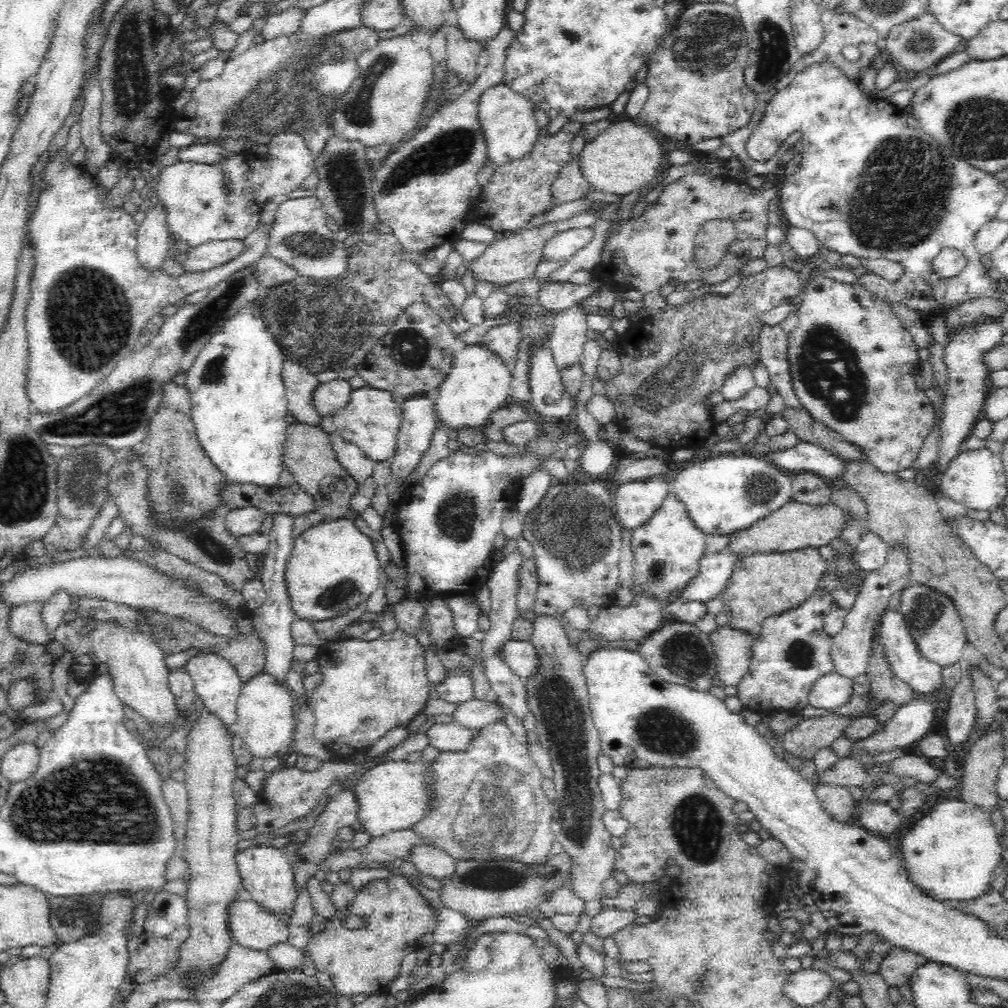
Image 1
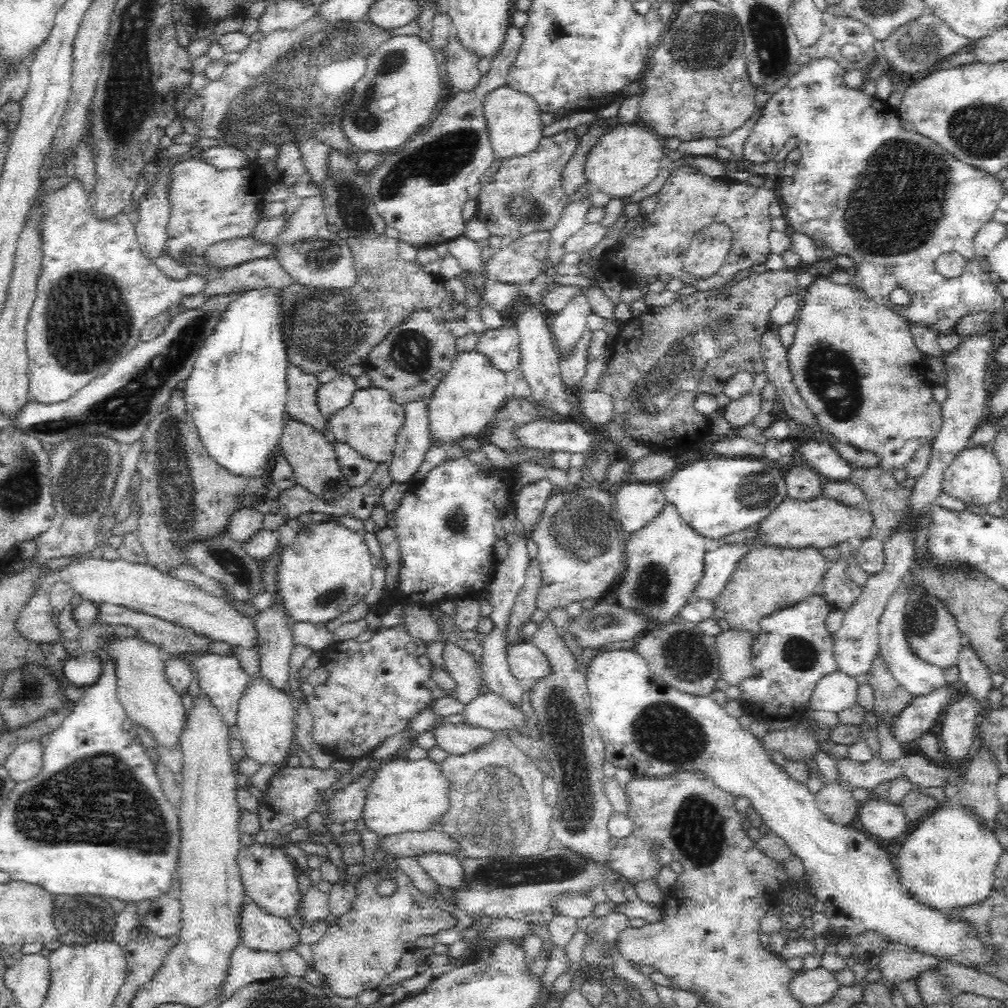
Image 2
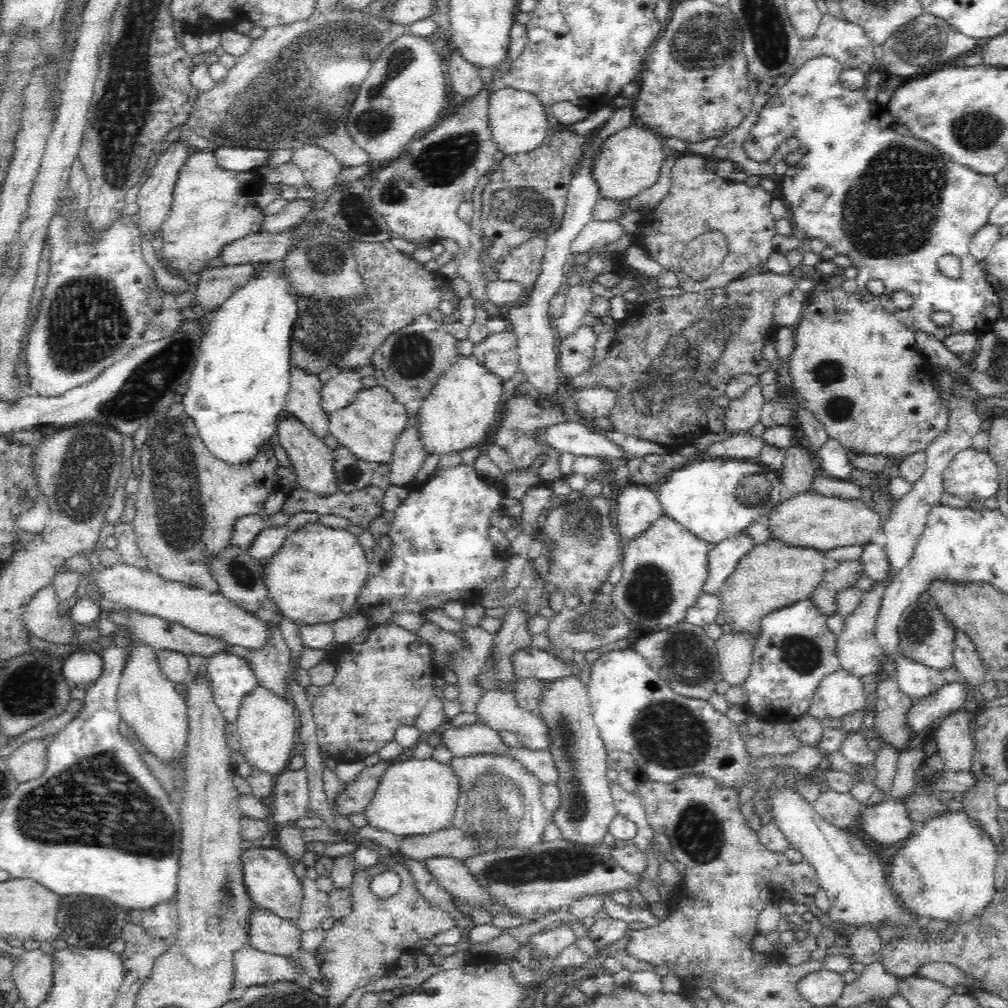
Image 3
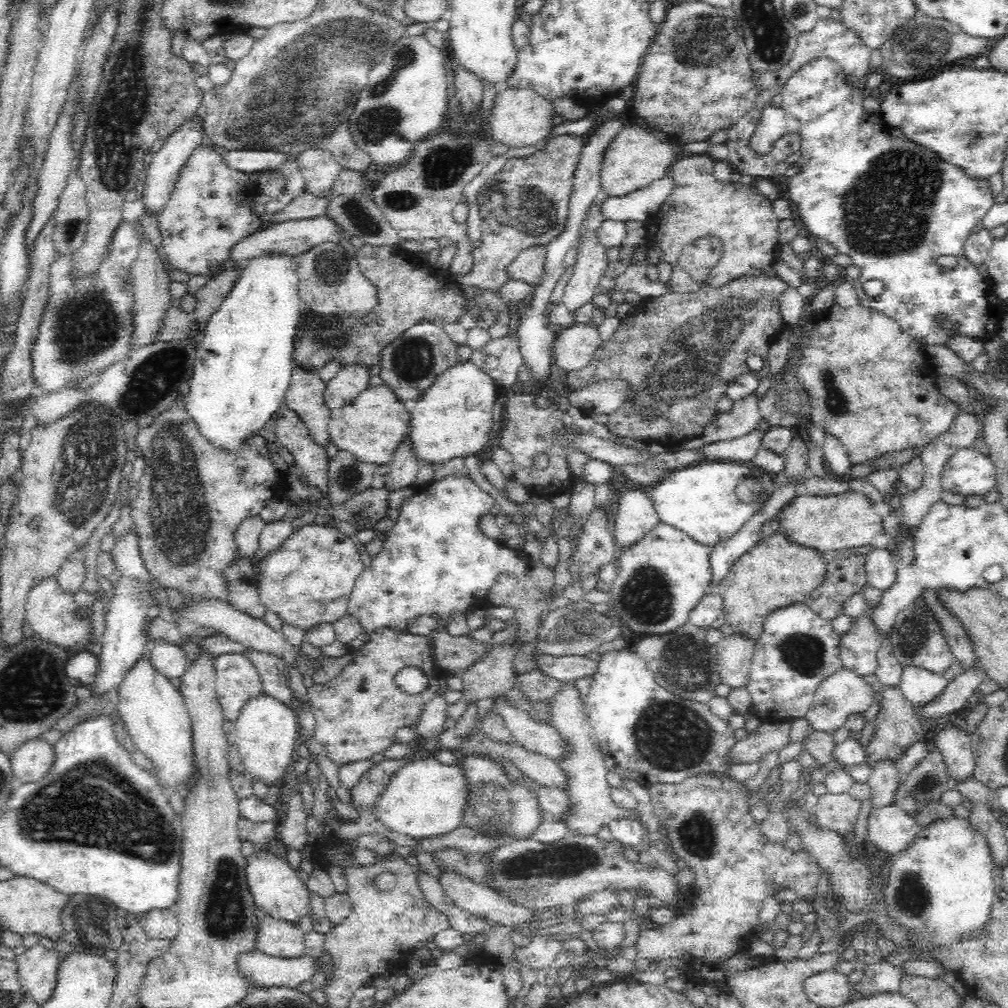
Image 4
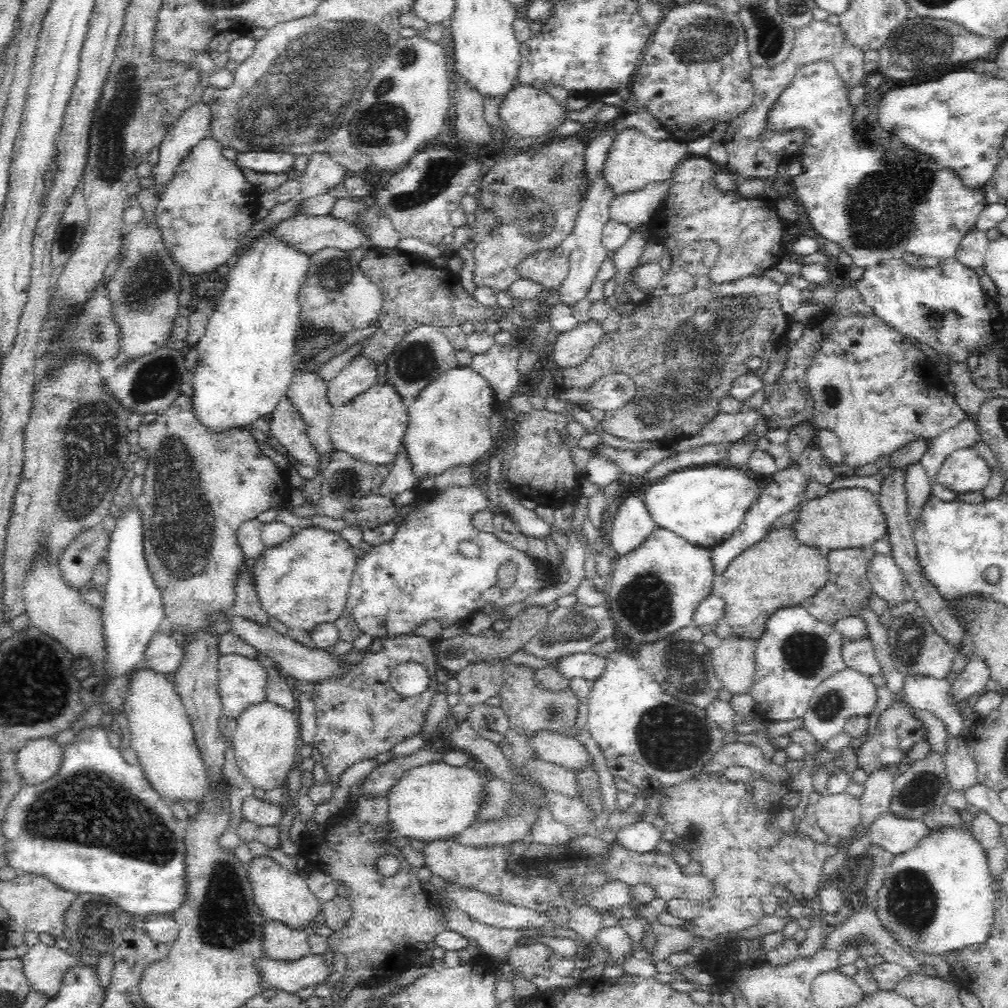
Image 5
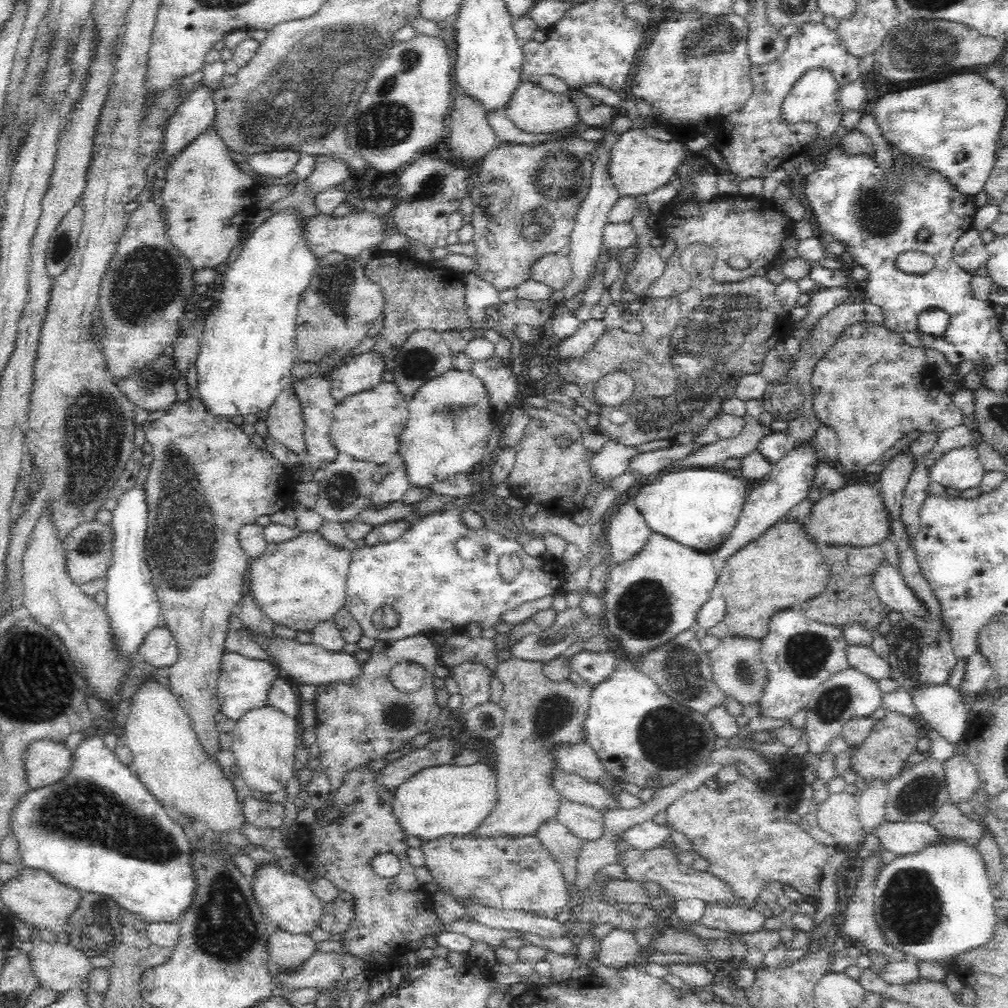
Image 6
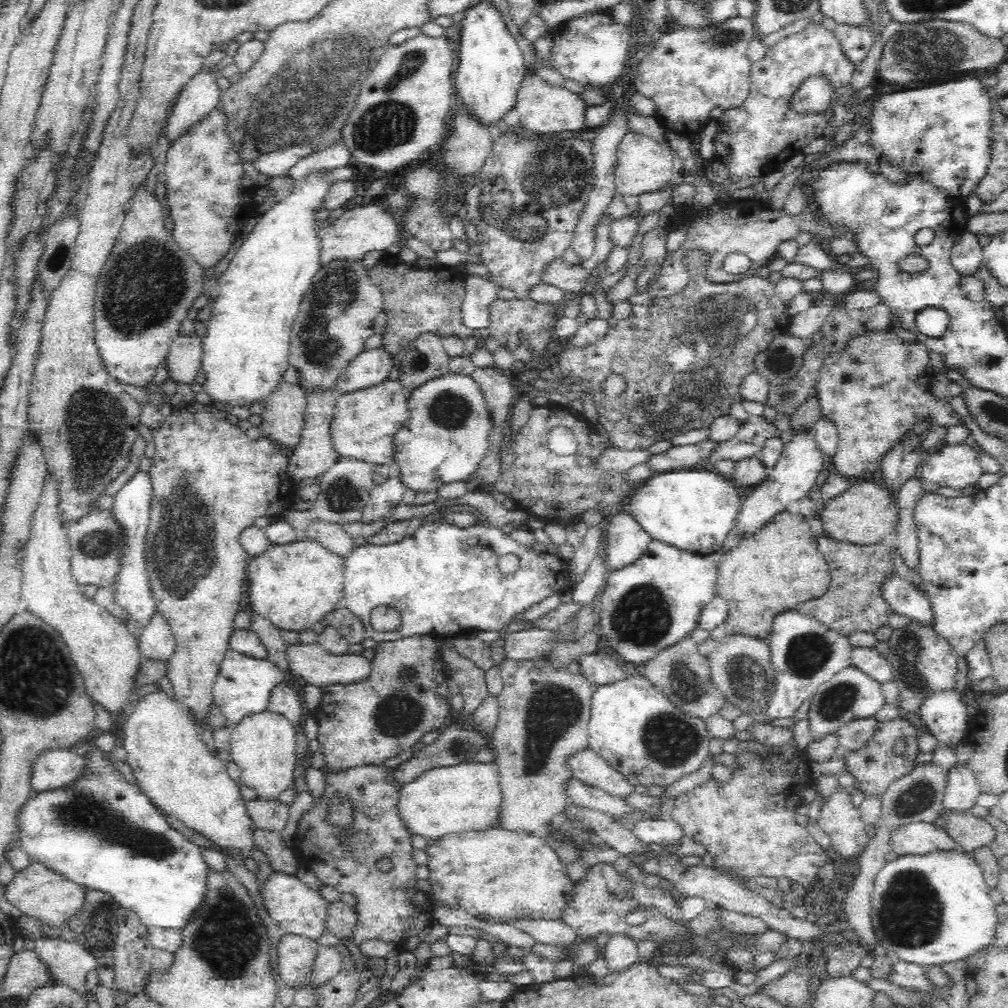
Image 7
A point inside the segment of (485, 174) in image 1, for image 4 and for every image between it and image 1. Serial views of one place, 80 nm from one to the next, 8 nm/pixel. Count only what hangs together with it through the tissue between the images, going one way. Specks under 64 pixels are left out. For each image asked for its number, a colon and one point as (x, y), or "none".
2: (513, 118)
3: (518, 122)
4: (520, 117)

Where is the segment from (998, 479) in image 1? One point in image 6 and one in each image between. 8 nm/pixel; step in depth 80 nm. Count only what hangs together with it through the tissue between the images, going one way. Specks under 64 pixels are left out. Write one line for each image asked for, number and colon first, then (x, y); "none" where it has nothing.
2: (974, 476)
3: (972, 475)
4: (967, 472)
5: (963, 470)
6: (959, 468)

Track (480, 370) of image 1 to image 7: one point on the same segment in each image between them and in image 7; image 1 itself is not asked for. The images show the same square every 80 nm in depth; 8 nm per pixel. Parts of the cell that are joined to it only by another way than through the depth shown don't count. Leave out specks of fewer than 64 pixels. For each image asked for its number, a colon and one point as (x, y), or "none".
2: (465, 401)
3: (456, 415)
4: (452, 419)
5: (449, 426)
6: (450, 418)
7: (446, 435)

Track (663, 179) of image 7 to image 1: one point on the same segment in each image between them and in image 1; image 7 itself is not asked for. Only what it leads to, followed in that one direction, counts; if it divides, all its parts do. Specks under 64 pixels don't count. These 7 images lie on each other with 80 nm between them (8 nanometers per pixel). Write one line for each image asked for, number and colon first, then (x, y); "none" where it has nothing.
1: (625, 158)
2: (627, 158)
3: (631, 161)
4: (636, 158)
5: (635, 161)
6: (640, 164)

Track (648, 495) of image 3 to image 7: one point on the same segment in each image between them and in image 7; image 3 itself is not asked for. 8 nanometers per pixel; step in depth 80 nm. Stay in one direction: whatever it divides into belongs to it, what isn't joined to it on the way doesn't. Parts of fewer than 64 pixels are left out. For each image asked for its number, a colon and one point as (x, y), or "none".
4: (636, 516)
5: (631, 526)
6: (628, 533)
7: (626, 542)

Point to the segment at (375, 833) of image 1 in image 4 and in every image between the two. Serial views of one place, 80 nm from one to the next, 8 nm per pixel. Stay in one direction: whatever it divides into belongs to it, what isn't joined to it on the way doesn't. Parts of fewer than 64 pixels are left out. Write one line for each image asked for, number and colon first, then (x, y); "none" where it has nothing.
2: (406, 797)
3: (416, 797)
4: (425, 799)

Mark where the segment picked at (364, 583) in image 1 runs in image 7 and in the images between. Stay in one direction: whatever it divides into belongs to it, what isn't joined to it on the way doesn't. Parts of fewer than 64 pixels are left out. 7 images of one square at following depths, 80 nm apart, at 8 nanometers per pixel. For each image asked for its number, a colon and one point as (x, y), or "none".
2: (325, 570)
3: (313, 579)
4: (306, 581)
5: (303, 582)
6: (298, 584)
7: (293, 587)

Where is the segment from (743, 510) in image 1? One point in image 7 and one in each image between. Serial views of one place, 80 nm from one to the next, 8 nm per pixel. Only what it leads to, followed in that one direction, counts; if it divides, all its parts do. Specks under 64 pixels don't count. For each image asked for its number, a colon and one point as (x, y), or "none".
2: (716, 498)
3: (714, 500)
4: (710, 503)
5: (704, 506)
6: (698, 508)
7: (692, 510)

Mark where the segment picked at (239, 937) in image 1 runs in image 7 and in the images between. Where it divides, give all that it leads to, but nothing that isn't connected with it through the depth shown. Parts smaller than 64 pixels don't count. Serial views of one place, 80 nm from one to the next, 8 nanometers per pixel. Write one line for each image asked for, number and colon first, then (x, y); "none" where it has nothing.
2: (261, 931)
3: (269, 933)
4: (276, 938)
5: (281, 944)
6: (287, 952)
7: (295, 954)

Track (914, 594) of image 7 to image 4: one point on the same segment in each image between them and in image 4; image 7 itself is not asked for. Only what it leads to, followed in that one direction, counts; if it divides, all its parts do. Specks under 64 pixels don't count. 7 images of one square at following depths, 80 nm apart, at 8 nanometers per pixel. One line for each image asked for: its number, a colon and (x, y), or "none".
4: (881, 570)
5: (886, 579)
6: (891, 587)

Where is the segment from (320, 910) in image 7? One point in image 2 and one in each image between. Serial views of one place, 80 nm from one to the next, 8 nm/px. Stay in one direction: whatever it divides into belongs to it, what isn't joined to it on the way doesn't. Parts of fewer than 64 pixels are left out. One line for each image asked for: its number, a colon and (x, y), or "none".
2: (269, 876)
3: (268, 873)
4: (277, 890)
5: (281, 896)
6: (285, 897)

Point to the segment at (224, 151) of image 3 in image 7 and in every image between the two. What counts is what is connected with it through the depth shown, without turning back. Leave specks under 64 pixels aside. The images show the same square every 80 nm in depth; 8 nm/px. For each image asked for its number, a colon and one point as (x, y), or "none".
4: (246, 161)
5: (264, 162)
6: (277, 164)
7: (276, 164)

